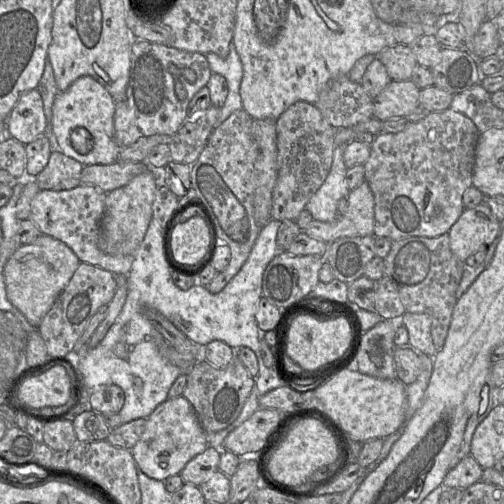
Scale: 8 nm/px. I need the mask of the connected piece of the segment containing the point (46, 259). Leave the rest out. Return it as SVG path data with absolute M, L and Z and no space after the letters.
M40 235L30 244L24 244L11 255L4 267L6 296L36 328L51 309L59 294L78 269L80 260L62 241Z

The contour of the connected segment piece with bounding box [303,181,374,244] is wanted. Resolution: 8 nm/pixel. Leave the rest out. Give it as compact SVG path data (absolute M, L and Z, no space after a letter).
M366 181L348 194L348 208L343 216L333 222L312 222L303 230L307 235L330 244L344 237L364 237L374 235L374 195Z

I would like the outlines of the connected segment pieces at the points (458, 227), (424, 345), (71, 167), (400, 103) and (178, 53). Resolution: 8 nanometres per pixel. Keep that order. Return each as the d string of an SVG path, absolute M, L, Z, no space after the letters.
M485 203L464 209L459 219L451 226L448 235L450 249L463 262L480 249L487 249L496 239L500 222Z
M405 312L401 324L406 327L409 345L429 357L433 357L437 349L431 339L431 318L427 314Z
M61 151L52 152L45 168L35 180L40 190L71 190L81 185L84 165Z
M410 79L391 81L378 96L373 98L373 117L381 121L406 117L420 106L420 90Z
M136 38L132 45L129 82L125 99L116 103L114 114L114 138L123 149L138 139L155 134L173 136L187 121L187 107L193 96L207 85L212 71L205 54L178 50L175 47L152 43Z

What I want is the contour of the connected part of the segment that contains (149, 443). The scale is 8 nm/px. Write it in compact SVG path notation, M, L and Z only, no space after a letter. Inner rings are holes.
M183 396L166 400L147 418L146 429L136 445L131 449L137 467L148 477L163 481L179 475L186 464L208 447L206 432L198 417Z

